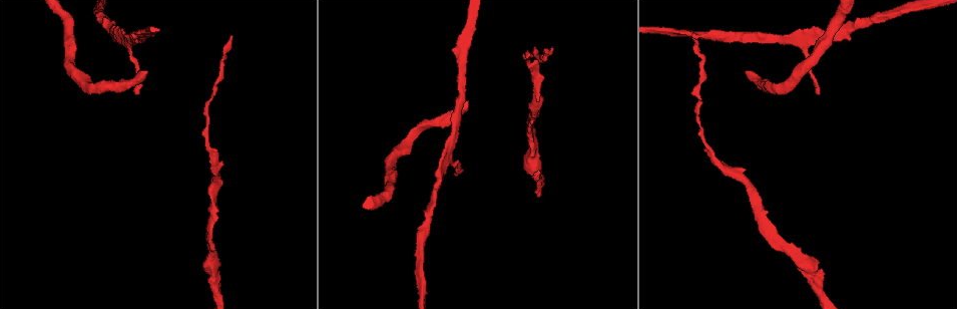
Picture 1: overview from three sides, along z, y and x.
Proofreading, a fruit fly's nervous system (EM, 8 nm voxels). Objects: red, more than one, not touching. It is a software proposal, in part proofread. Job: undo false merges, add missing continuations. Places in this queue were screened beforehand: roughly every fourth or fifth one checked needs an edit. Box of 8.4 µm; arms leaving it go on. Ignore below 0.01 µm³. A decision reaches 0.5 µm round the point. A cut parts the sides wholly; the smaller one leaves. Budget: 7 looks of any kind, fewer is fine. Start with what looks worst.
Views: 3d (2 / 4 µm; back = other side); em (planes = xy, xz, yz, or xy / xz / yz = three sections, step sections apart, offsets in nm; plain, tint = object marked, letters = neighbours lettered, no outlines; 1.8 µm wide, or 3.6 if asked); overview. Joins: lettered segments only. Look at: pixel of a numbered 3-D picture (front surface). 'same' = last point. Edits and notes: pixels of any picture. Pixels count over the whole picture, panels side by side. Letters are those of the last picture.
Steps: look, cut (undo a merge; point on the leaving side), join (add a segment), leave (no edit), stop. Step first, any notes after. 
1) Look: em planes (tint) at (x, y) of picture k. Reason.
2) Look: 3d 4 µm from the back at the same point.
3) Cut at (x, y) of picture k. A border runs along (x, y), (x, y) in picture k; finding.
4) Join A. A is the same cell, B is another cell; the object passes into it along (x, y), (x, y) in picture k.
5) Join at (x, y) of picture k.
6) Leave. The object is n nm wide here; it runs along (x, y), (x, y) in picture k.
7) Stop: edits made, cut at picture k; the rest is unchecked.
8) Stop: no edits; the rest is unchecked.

Look: em planes (tint) at (746, 72) of picture 1. Free end.

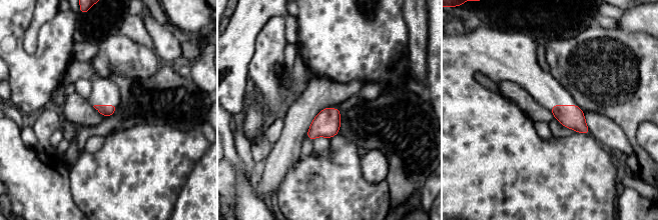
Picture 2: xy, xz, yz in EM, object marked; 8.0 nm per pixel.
Look: em planes (letters) at the same point. What lies round it.

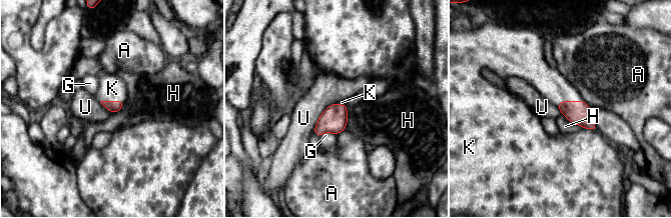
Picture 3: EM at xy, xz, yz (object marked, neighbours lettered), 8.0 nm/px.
Join at (550, 82) of picture 3. K is the same cell, A, G, H and U are other cells; it goes on there.

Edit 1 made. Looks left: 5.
Look: em planes (tint) at (551, 48) of picture 1. Thin end.

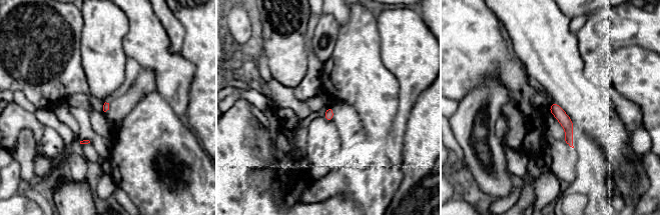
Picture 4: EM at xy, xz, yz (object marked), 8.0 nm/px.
Look: em planes (letters) at the same point.

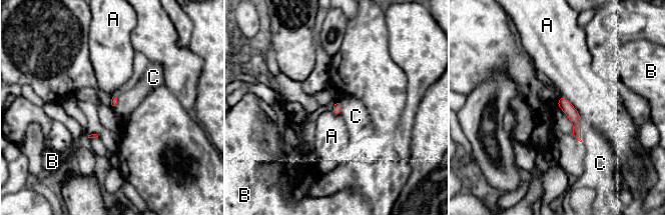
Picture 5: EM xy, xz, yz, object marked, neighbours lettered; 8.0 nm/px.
Leave. A, B and C are other cells; no lettered segment goes on from it.

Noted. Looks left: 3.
Look: em xy step 16 (letters) at (134, 92) of picture 1. Tapers out.

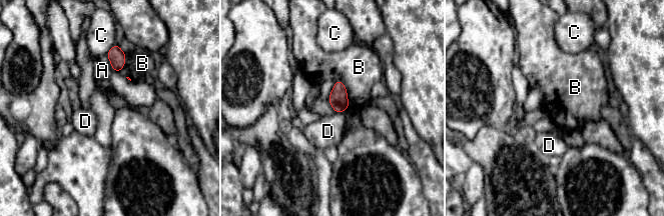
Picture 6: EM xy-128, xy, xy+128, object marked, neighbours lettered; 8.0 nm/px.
Leave. The object is 150 nm wide here; A, B, C and D are other cells; a border runs along (338, 79), (347, 92), (348, 108) in picture 6; no lettered segment goes on from it.

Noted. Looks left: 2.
Stop: edits made, join at picture 3; the rest is unchecked.

